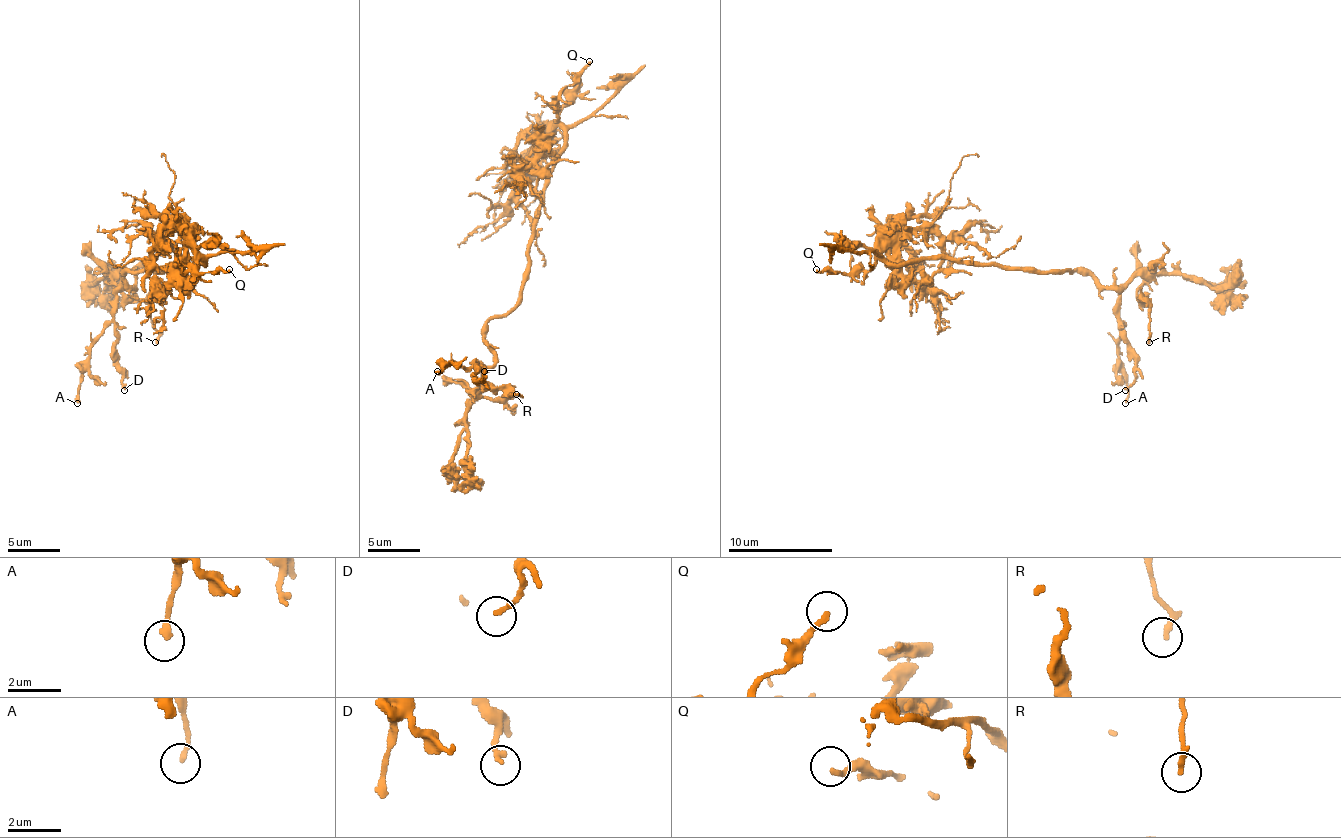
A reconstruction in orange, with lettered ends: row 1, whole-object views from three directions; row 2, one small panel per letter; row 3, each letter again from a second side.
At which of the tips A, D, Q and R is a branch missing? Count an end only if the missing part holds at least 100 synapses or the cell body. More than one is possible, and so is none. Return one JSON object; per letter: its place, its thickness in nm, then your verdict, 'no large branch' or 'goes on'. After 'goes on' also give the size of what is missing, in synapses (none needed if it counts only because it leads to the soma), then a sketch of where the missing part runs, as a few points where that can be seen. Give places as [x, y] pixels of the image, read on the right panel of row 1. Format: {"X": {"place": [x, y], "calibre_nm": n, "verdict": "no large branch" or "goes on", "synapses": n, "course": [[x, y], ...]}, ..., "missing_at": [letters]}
{"A": {"place": [1125, 403], "calibre_nm": 220, "verdict": "no large branch"}, "D": {"place": [1125, 390], "calibre_nm": 200, "verdict": "no large branch"}, "Q": {"place": [816, 269], "calibre_nm": 200, "verdict": "no large branch"}, "R": {"place": [1149, 342], "calibre_nm": 220, "verdict": "no large branch"}, "missing_at": []}

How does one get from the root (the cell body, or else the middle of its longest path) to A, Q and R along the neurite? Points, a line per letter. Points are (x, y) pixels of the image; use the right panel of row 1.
A: (1033, 269), (1088, 272), (1101, 285), (1120, 290), (1122, 335), (1117, 361), (1125, 369), (1125, 403)
Q: (1033, 269), (952, 258), (900, 264), (879, 258), (868, 269), (847, 274), (816, 269)
R: (1033, 269), (1088, 272), (1107, 287), (1125, 287), (1138, 274), (1143, 279), (1138, 295), (1149, 303), (1149, 342)

